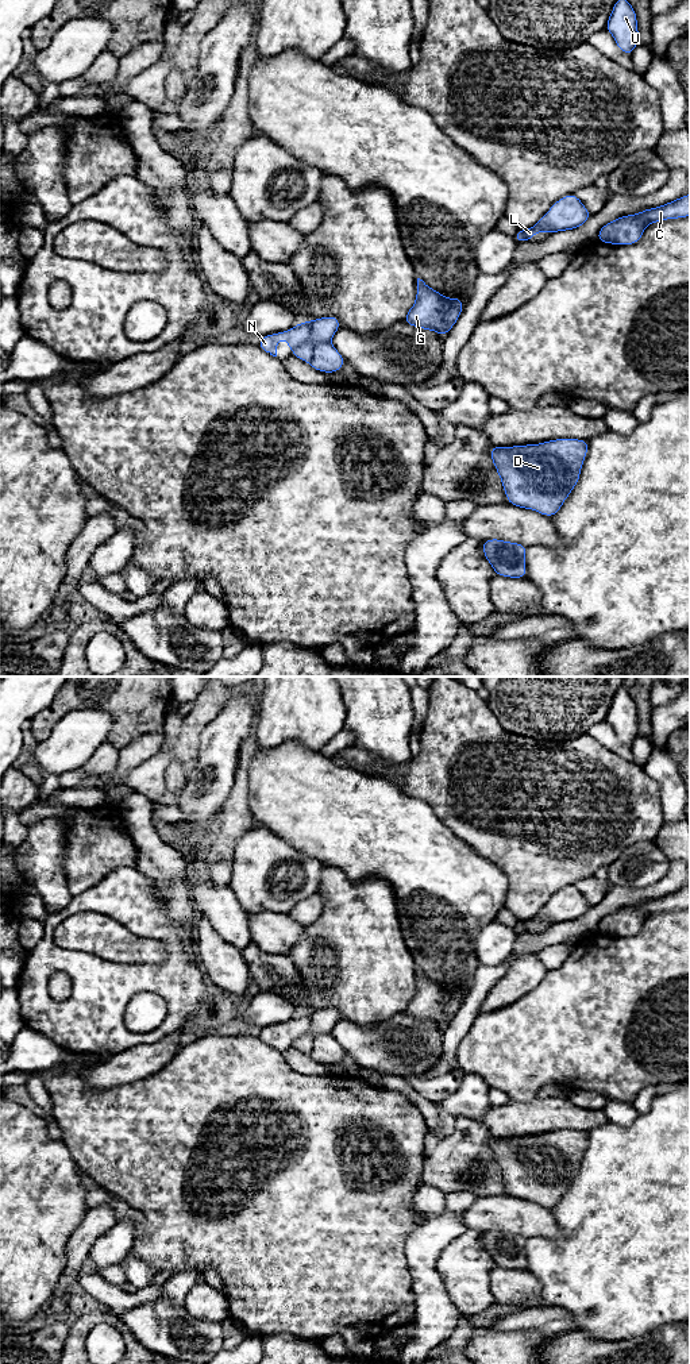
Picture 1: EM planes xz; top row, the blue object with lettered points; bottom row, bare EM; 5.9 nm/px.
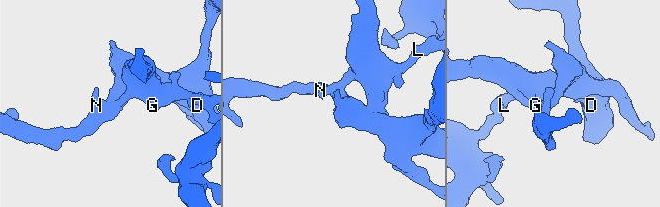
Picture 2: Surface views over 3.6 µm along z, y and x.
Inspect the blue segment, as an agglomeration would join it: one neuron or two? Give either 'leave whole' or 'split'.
split

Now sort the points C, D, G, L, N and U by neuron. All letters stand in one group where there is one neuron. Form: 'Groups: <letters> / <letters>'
Groups: C G L / D N U

